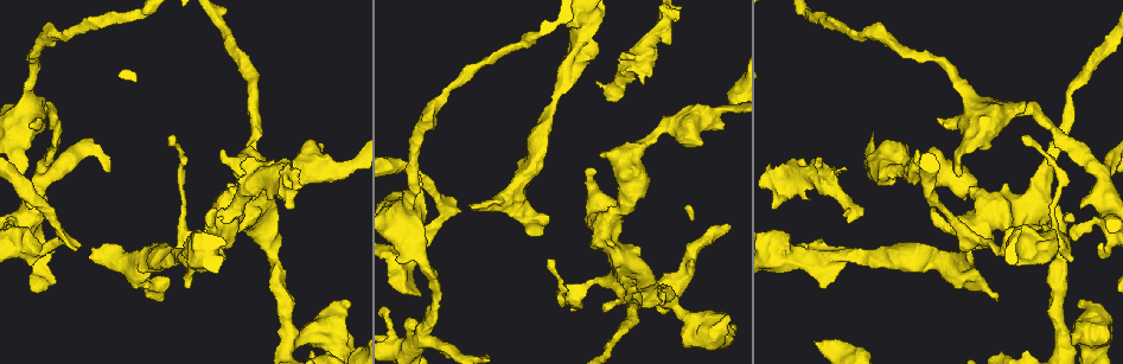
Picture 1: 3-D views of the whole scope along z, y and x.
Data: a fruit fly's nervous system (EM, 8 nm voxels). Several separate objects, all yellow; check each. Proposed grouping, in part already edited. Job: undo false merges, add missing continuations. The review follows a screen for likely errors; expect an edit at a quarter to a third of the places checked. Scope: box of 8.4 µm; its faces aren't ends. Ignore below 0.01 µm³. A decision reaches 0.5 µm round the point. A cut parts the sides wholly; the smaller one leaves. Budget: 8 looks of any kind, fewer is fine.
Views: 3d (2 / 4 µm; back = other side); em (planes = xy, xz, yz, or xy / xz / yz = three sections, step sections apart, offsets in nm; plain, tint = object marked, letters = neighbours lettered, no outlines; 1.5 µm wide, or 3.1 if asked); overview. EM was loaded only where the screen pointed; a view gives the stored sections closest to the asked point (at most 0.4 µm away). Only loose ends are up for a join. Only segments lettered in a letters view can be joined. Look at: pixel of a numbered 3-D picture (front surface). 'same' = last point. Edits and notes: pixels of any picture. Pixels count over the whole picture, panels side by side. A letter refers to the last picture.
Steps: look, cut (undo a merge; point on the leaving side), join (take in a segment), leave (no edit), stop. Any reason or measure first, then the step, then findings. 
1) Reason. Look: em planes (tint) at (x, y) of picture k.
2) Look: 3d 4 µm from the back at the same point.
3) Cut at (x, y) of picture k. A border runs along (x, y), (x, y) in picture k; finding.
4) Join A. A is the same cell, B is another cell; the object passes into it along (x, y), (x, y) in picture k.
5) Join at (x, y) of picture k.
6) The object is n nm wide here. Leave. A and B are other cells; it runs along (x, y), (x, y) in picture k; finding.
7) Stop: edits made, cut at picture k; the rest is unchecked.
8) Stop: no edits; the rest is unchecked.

Two arms in line, one across. Look: 3d 4 µm at (579, 52) of picture 1.

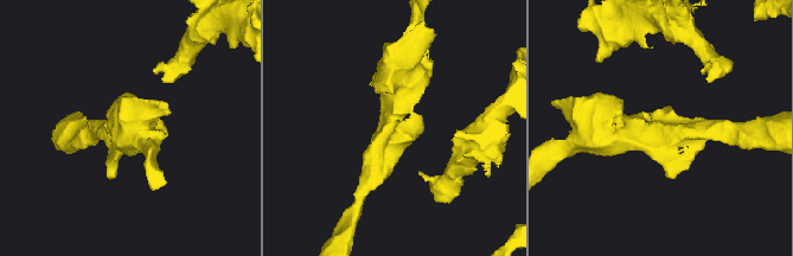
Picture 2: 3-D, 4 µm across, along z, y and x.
Now the EM. Look: em xy step 8 (tint) at (398, 132) of picture 2.

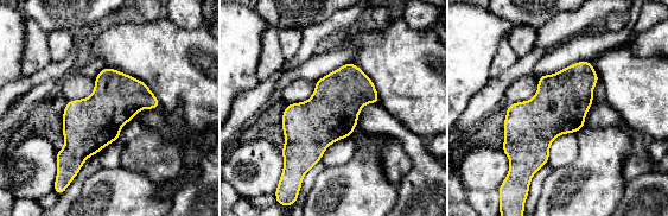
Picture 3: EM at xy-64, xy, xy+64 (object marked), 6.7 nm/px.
Another direction. Look: em yz step 4 (letters) at the same point.

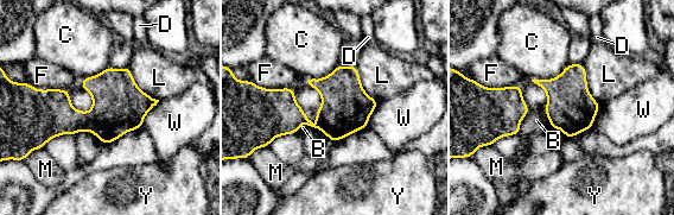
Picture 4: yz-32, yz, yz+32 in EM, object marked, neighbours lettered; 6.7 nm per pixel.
The object is 320 nm wide here. Leave. B, C, D, F, L, M, W and Y are other cells; one neuron here.

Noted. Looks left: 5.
Sudden change in width. Look: 3d 4 µm at (212, 229) of picture 1.

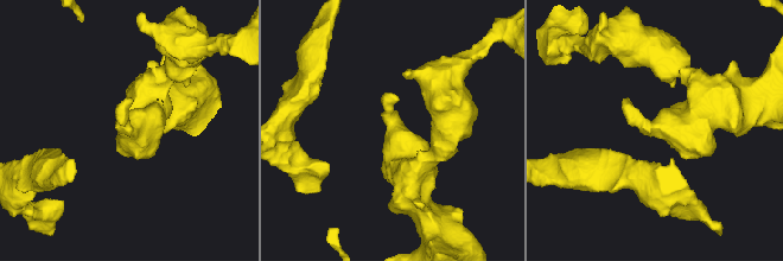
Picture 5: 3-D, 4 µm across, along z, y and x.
Need the tissue. Look: em yz step 8 (letters) at (125, 125) of picture 5.

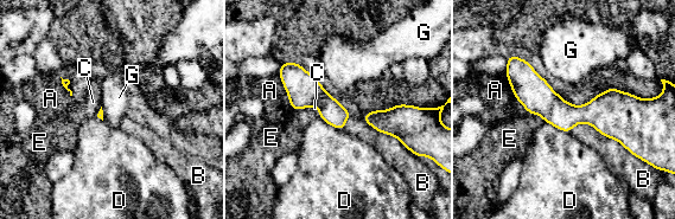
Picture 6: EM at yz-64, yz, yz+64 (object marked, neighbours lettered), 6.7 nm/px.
Leave. A, B, C, D, E and G are other cells; a border runs along (278, 72), (291, 107) in picture 6; all the same neuron.

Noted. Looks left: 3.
Sharp bend. Look: em planes (letters) at (1109, 244) of picture 1.

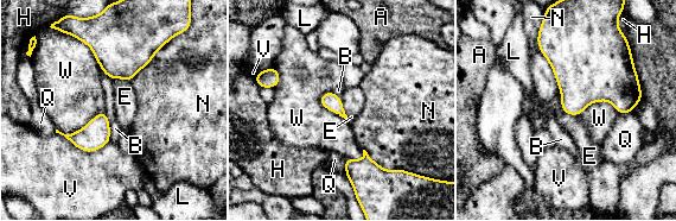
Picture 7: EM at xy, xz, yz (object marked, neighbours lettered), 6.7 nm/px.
The object is 110 nm wide here; the longest contact is with E, 500 nm. Leave. A, B, E, H, L, N, Q, V and W are other cells; all the same neuron.

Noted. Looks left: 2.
Stop: no edits; the rest is unchecked.

